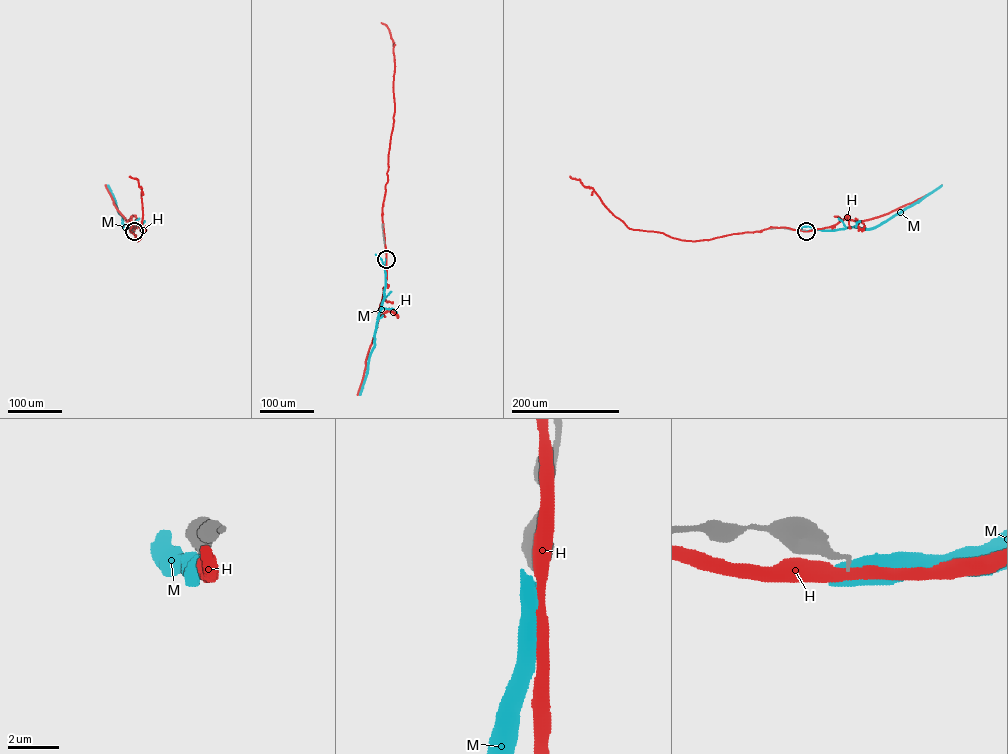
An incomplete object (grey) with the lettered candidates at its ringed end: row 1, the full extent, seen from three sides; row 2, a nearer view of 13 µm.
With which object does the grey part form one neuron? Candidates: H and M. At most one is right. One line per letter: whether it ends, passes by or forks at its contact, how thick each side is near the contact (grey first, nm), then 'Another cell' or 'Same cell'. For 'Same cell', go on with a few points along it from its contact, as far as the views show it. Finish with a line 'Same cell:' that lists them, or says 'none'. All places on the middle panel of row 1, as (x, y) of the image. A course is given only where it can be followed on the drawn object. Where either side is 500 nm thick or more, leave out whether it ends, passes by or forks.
H: It passes by. Thickness 140 nm (grey) against 400 nm. Another cell
M: Thickness 190 nm (grey) against 600 nm. Another cell
Same cell: none

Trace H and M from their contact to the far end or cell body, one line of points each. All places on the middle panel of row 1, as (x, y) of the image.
H: (386, 259), (382, 208), (394, 121), (394, 60), (389, 30), (381, 22)
M: (386, 259), (384, 298), (374, 345)

